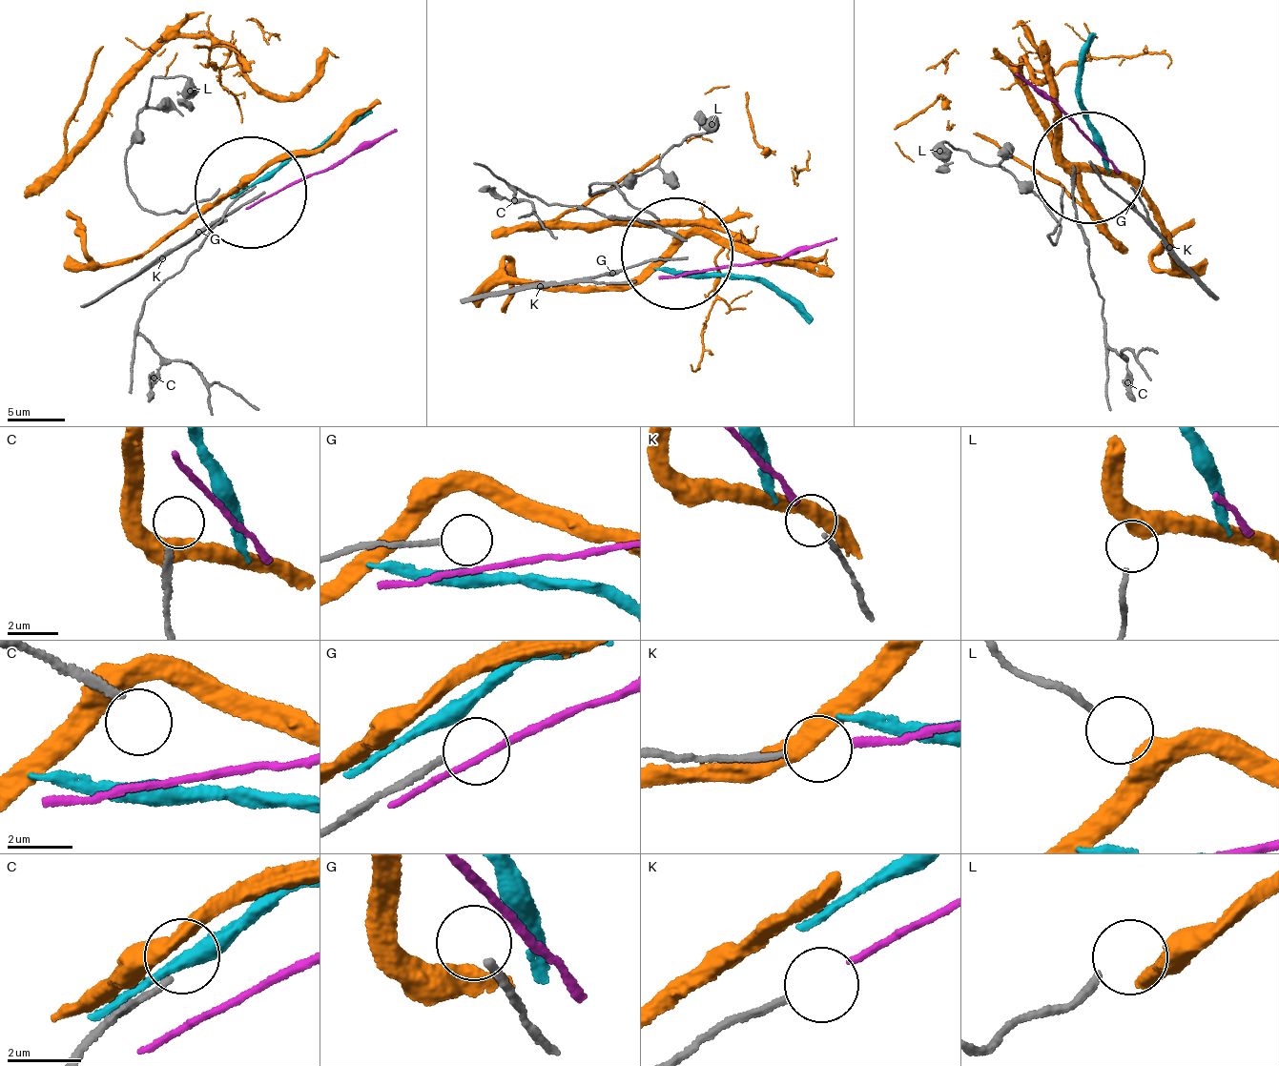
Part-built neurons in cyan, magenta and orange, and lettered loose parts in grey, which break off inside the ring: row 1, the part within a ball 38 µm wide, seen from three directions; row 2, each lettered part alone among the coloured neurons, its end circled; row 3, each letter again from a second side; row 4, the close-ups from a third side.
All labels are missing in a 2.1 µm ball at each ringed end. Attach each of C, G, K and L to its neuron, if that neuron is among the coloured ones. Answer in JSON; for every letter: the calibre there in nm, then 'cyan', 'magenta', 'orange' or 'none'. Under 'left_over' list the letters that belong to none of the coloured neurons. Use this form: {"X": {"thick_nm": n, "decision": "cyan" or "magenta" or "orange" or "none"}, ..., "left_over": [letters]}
{"C": {"thick_nm": 190, "decision": "none"}, "G": {"thick_nm": 200, "decision": "none"}, "K": {"thick_nm": 200, "decision": "magenta"}, "L": {"thick_nm": 240, "decision": "orange"}, "left_over": ["C", "G"]}

